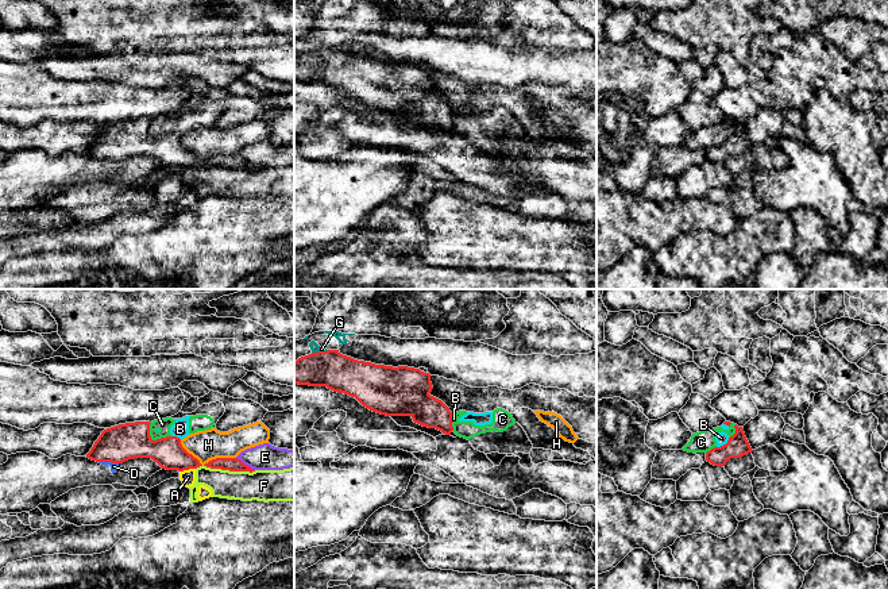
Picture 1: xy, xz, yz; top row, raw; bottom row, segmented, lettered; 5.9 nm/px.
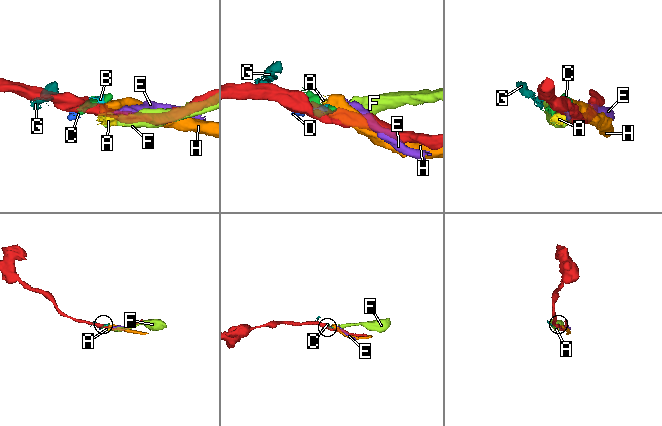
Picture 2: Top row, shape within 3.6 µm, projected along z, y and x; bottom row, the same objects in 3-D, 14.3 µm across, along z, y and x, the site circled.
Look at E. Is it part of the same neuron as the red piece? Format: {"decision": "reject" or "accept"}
{"decision": "reject"}

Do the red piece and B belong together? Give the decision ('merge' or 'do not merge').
do not merge

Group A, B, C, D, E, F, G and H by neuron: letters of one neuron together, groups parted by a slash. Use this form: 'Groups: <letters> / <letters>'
Groups: A F / B C / D / E / G / H

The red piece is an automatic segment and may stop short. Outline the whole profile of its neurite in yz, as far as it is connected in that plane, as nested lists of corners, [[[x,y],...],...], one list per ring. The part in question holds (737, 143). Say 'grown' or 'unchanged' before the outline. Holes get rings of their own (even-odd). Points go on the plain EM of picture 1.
unchanged; [[[734,123],[736,131],[729,135],[727,140],[714,145],[706,150],[706,158],[714,163],[725,163],[730,155],[741,155],[752,150],[752,145],[745,134],[744,126]]]

